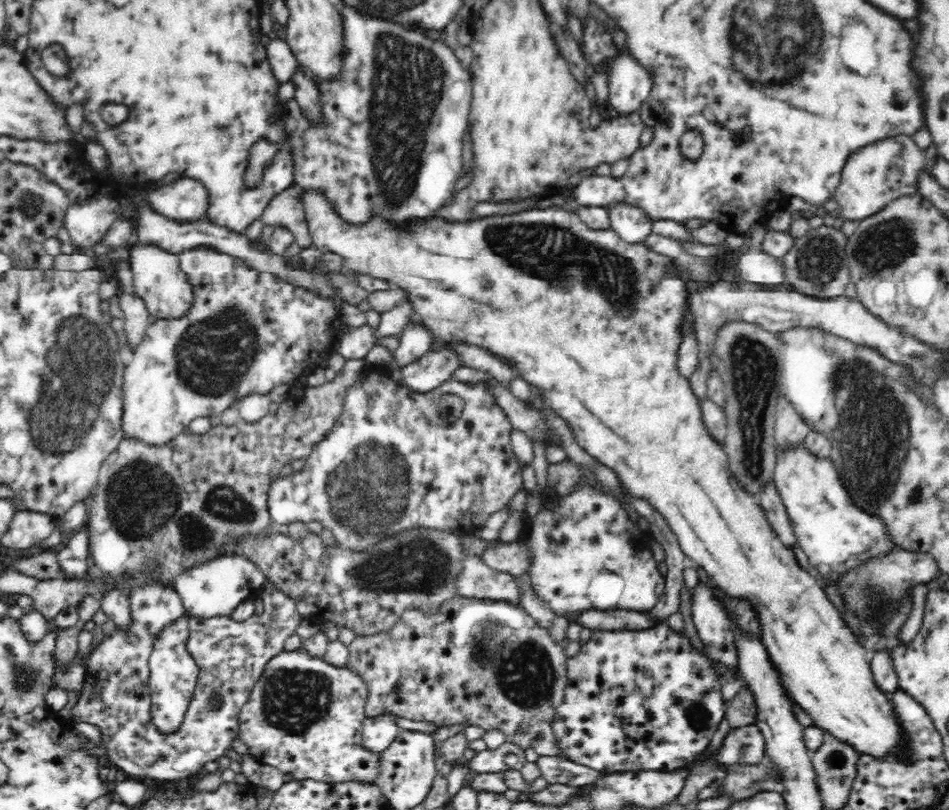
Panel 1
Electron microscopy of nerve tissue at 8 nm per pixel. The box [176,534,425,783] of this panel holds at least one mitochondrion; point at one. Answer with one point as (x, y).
(293, 700)

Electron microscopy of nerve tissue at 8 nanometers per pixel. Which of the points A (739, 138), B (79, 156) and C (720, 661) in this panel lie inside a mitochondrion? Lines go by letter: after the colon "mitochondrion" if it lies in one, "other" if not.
A: other
B: other
C: other

